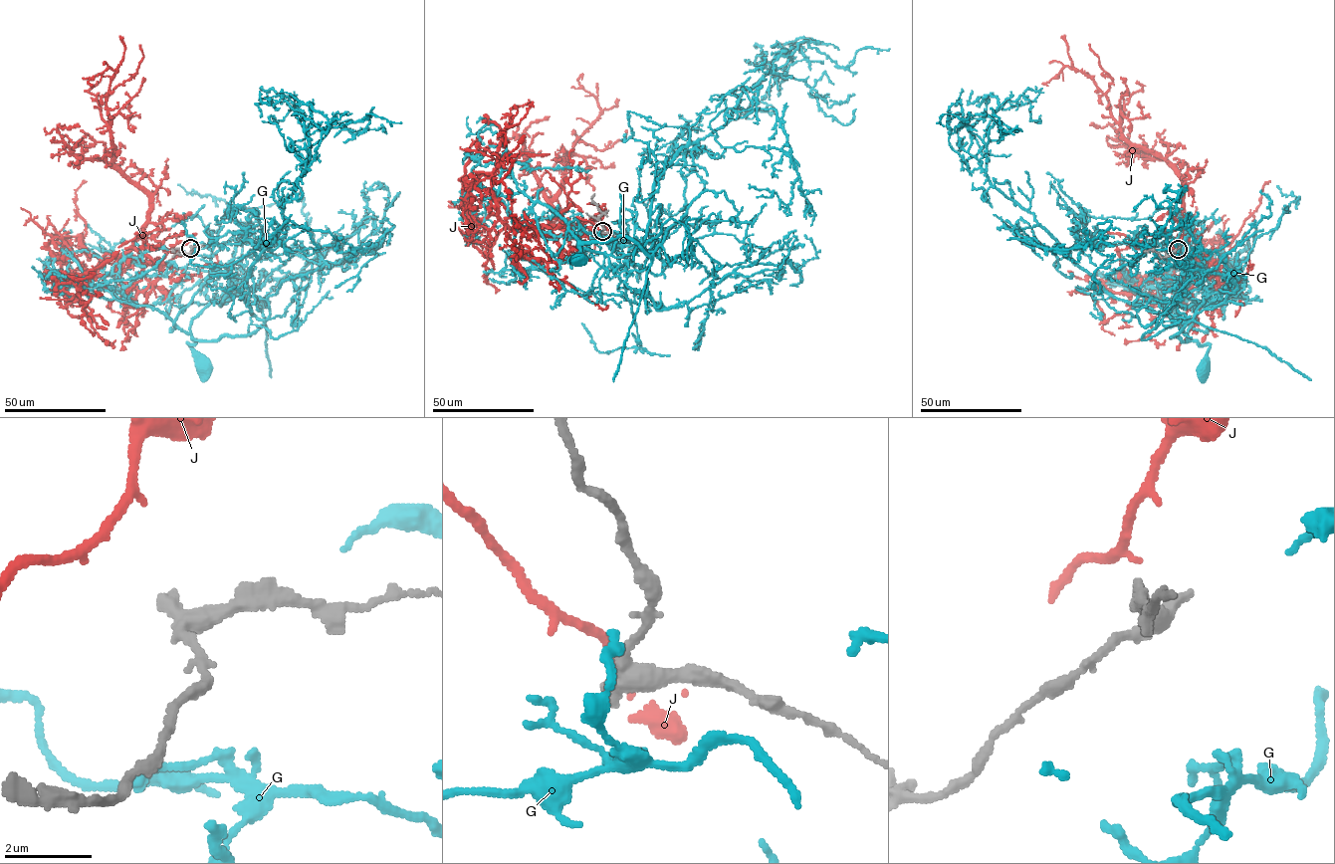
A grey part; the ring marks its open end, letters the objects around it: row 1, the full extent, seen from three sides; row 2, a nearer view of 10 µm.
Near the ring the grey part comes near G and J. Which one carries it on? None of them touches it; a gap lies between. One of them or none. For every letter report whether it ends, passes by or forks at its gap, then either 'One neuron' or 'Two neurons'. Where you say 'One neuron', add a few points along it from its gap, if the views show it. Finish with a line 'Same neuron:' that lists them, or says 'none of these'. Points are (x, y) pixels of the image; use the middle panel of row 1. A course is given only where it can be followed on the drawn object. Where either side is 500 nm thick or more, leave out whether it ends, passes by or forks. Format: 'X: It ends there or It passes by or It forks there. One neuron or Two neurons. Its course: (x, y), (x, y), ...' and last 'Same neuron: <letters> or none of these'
G: It ends there. One neuron. Its course: (599, 234), (615, 244), (612, 249), (576, 220), (568, 223), (579, 252), (568, 261), (579, 260)
J: It passes by. Two neurons
Same neuron: G

